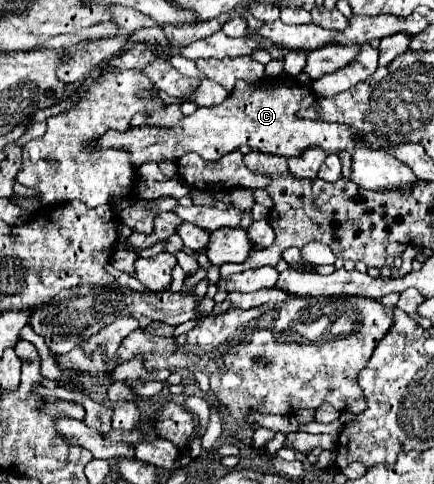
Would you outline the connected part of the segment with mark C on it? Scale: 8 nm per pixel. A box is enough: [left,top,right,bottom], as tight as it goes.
[95,77,371,169]

